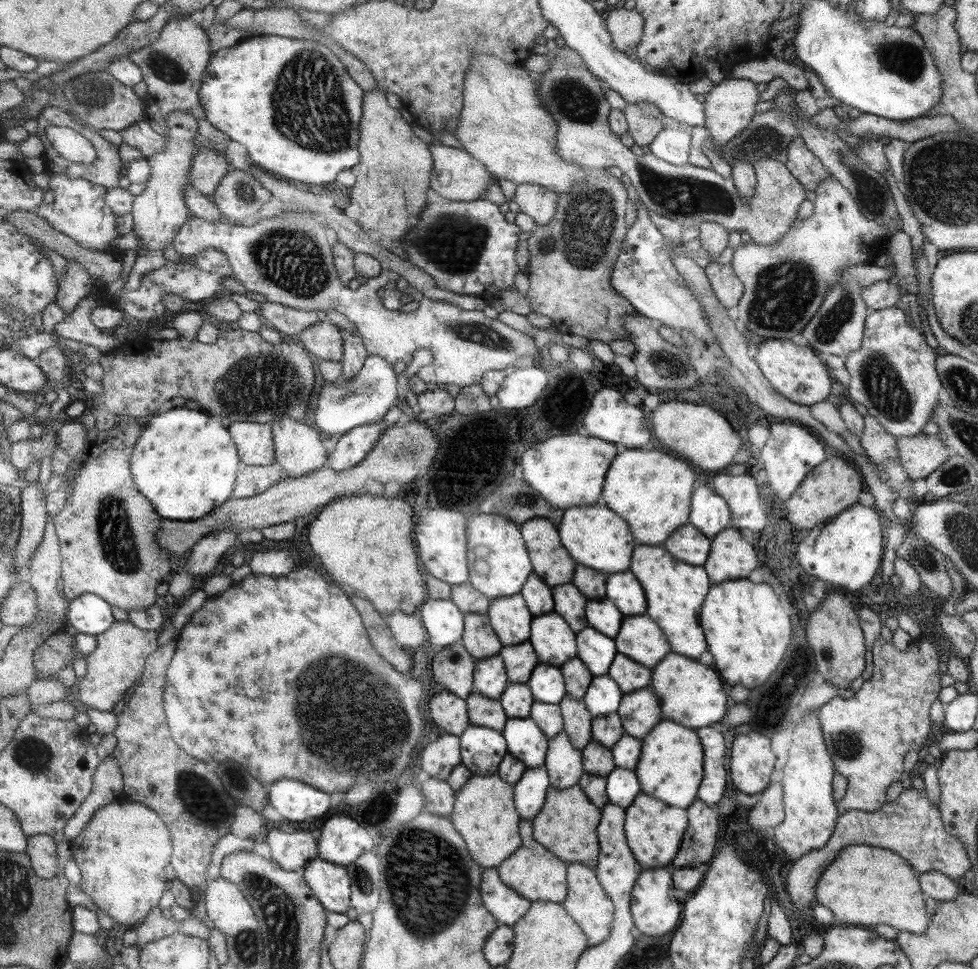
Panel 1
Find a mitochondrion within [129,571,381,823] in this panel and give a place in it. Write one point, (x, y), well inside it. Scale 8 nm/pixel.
(235, 778)

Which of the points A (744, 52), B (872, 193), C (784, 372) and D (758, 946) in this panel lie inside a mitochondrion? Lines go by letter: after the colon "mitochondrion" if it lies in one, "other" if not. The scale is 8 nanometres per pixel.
A: other
B: mitochondrion
C: other
D: other

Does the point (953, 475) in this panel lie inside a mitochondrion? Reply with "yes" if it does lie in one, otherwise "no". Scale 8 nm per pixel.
yes

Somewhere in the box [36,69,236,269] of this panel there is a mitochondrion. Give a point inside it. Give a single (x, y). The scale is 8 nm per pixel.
(93, 92)

